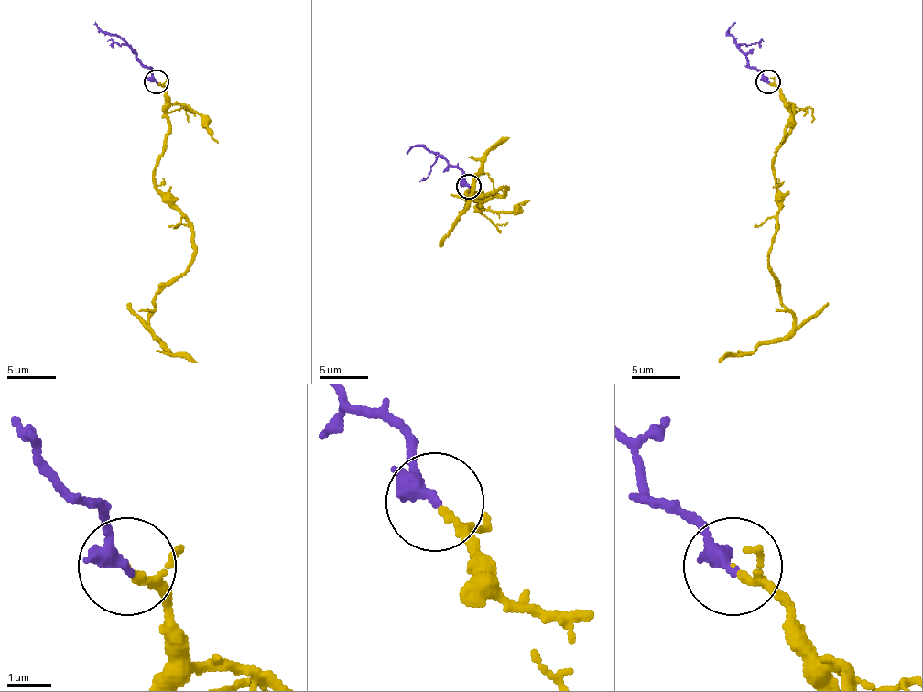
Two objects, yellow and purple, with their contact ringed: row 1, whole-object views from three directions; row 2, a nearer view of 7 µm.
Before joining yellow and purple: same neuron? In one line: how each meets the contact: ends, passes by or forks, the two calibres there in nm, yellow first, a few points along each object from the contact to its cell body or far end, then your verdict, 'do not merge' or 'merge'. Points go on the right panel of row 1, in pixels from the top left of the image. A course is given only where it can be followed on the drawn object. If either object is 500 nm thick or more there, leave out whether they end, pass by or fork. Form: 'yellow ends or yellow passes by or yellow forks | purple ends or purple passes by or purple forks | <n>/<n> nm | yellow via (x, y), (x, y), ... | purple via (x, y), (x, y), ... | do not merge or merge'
yellow passes by | purple ends | 120/380 nm | yellow via (768, 81), (790, 120), (790, 135), (774, 161), (778, 222), (768, 264), (793, 328), (720, 362) | purple via (768, 81), (754, 69), (727, 32), (734, 22) | merge

